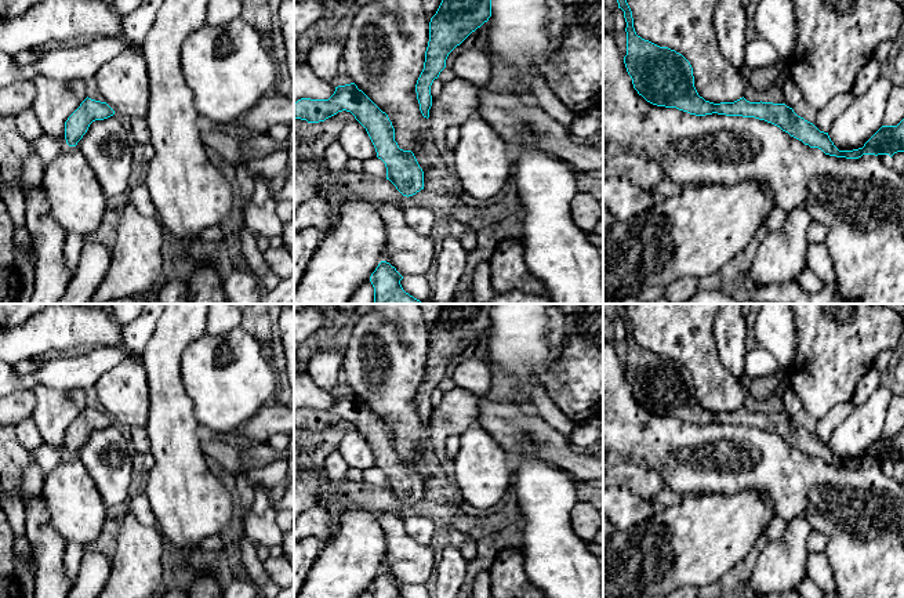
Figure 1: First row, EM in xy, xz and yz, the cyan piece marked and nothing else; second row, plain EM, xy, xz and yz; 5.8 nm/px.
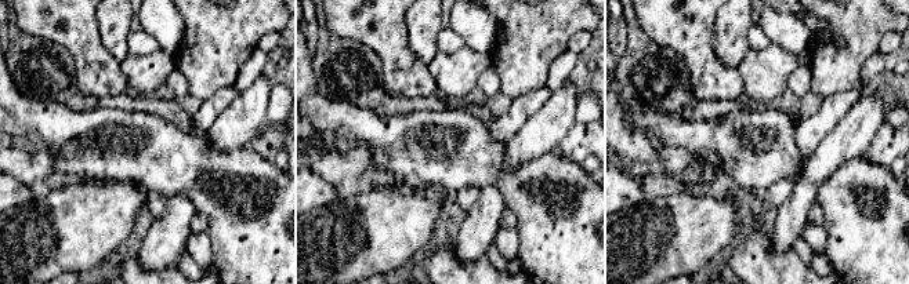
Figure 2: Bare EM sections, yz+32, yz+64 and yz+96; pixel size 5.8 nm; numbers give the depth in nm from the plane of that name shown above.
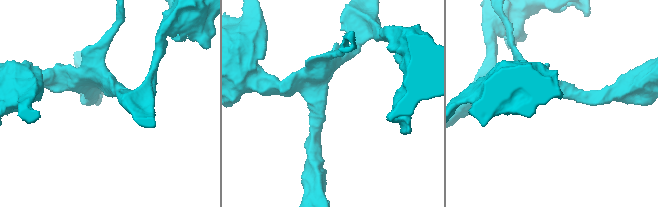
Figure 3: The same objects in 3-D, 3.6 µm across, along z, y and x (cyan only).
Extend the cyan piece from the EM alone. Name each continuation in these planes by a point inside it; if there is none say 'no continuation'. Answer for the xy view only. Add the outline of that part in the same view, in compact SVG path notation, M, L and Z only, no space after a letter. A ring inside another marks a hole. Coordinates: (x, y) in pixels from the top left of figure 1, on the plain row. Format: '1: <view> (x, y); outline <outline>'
no continuation

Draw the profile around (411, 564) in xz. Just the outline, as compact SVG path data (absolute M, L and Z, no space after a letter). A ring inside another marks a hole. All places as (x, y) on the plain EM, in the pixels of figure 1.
M385 510L373 514L388 541L381 570L389 572L402 586L424 586L438 566L439 555L432 544L424 546L407 536L399 515Z

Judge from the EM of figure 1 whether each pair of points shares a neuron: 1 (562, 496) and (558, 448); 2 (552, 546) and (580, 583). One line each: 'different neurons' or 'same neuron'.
1: different neurons
2: same neuron

